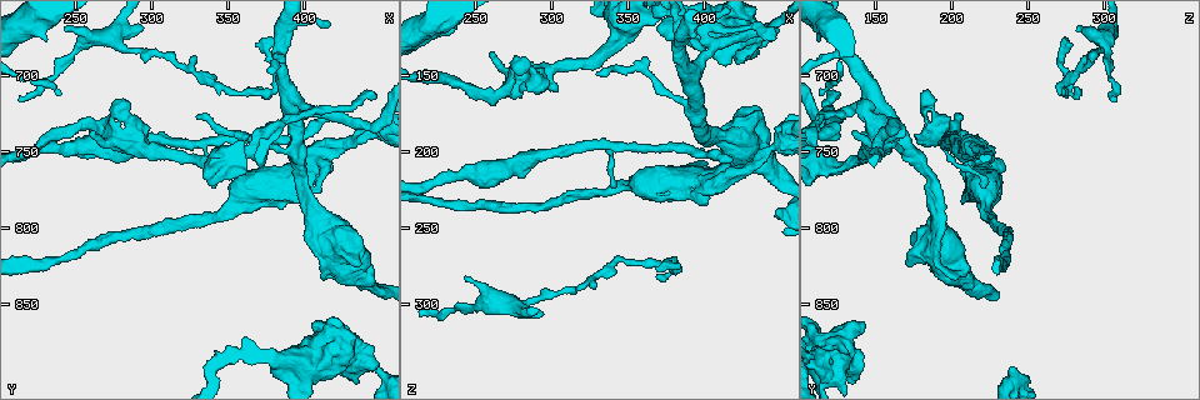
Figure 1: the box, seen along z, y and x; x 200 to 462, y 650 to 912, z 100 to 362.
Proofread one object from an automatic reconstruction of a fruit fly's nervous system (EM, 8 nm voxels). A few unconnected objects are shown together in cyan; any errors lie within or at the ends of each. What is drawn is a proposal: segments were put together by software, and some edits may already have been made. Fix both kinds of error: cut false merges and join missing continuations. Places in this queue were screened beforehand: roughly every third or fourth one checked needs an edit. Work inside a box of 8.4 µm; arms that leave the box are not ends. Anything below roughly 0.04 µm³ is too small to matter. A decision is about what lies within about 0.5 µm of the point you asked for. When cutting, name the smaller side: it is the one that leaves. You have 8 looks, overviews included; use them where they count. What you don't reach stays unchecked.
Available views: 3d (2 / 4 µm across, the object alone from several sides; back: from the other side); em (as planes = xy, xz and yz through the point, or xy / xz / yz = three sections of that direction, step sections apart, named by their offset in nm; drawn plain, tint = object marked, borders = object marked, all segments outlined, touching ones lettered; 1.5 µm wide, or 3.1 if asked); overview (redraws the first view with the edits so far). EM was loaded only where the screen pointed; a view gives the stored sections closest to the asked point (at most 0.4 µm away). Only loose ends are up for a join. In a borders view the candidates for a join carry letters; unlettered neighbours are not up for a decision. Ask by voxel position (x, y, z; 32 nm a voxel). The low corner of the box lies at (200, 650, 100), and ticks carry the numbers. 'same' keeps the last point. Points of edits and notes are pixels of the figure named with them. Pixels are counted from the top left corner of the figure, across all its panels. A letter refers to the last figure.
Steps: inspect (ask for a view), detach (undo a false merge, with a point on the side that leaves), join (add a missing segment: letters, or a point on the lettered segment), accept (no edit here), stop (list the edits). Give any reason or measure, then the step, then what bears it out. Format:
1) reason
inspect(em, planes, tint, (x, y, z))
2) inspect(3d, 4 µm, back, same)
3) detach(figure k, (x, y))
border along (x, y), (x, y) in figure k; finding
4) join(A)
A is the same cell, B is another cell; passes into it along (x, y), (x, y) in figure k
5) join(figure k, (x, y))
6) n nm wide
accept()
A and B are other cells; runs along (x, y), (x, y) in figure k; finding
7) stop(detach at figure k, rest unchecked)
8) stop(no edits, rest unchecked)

inspect(em, planes, borders, (416, 862, 140))

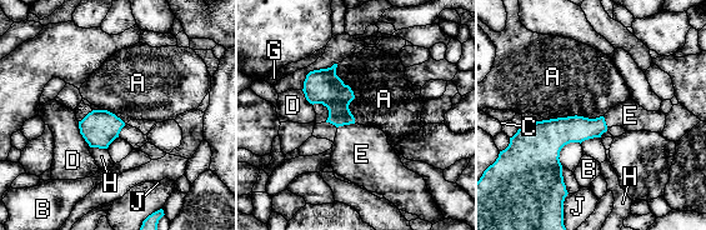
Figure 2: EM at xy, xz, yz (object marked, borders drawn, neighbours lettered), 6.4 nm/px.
join(E)
E is the same cell, A, B, C, D, G, H and J are other cells; passes into it along (329, 89), (345, 124), (361, 154) in figure 2; it goes on there

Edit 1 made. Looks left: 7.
see it whole again
inspect(overview)

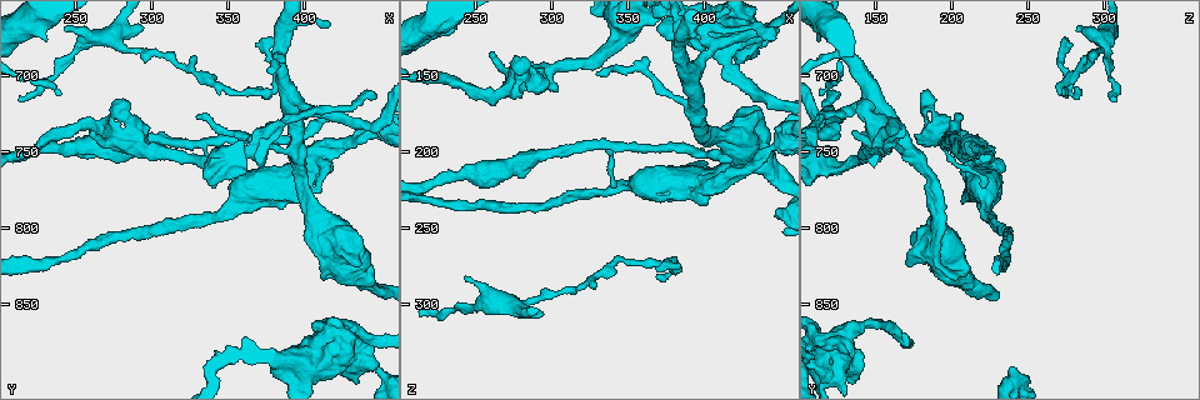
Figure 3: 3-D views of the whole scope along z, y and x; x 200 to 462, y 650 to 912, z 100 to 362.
inspect(3d, 4 µm, back, (330, 726, 148))

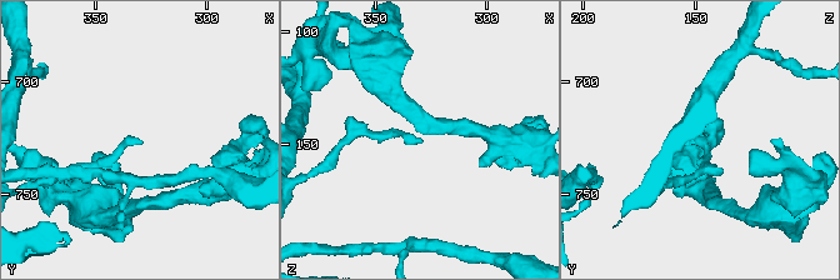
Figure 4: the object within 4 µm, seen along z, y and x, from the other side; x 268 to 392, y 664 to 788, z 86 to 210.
inspect(em, planes, borders, (329, 727, 148))

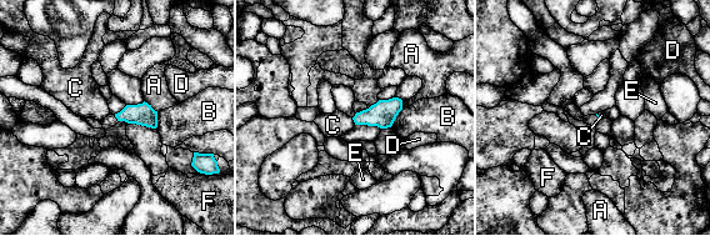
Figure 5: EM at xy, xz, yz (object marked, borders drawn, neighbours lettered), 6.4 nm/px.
B touches over 130 nm
accept()
A, B, C, D, E and F are other cells; border along (351, 118), (355, 124) in figure 5; none of them fits

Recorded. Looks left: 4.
narrows sharply
inspect(em, xy, step 8, tint, (444, 738, 196))

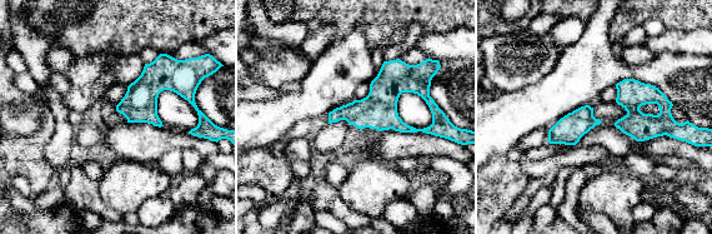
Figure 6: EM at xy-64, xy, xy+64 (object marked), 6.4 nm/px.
another direction
inspect(em, planes, borders, same)

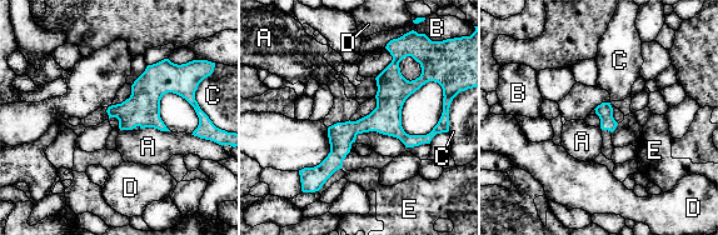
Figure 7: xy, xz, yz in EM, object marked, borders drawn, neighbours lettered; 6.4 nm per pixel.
accept()
A, B, C, D and E are other cells; border along (140, 128), (156, 128), (169, 131) in figure 7; one neuron here

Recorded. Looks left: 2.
stop(join at figure 2, rest unchecked)

